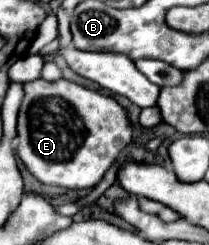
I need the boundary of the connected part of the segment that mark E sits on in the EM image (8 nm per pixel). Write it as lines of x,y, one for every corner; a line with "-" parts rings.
40,78
24,84
24,100
18,112
18,156
32,172
32,176
42,184
62,186
70,190
82,190
84,186
94,188
130,142
132,126
128,122
126,110
114,98
102,96
66,78
56,82

